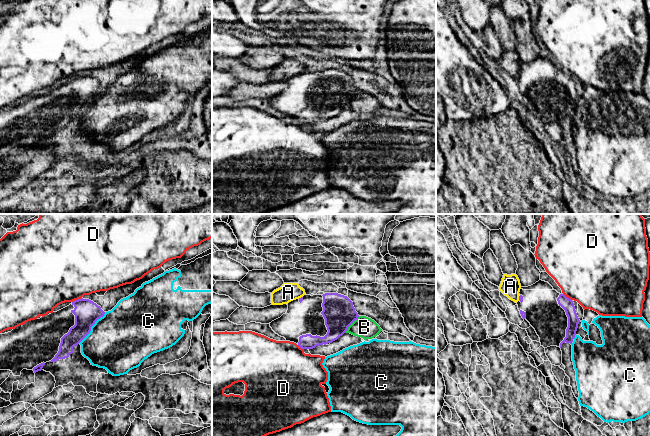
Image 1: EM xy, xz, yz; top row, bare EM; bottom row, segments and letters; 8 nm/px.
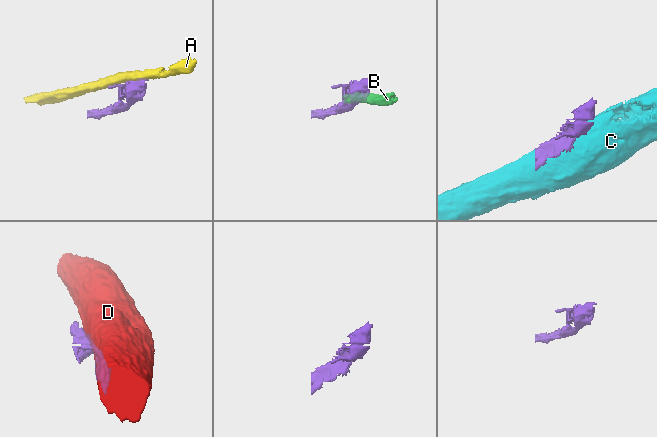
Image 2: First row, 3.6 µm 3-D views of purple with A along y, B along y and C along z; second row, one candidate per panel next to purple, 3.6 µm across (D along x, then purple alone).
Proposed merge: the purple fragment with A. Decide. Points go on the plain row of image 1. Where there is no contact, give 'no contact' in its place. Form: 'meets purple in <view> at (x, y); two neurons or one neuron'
meets purple in yz at (519, 73); two neurons

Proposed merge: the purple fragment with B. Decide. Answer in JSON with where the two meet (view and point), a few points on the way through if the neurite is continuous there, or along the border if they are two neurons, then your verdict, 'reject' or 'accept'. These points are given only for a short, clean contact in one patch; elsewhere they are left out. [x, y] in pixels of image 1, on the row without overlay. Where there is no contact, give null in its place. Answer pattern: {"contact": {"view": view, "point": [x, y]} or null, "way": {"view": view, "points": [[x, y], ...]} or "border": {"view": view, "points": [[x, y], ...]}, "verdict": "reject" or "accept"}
{"contact": {"view": "xz", "point": [351, 99]}, "verdict": "reject"}

